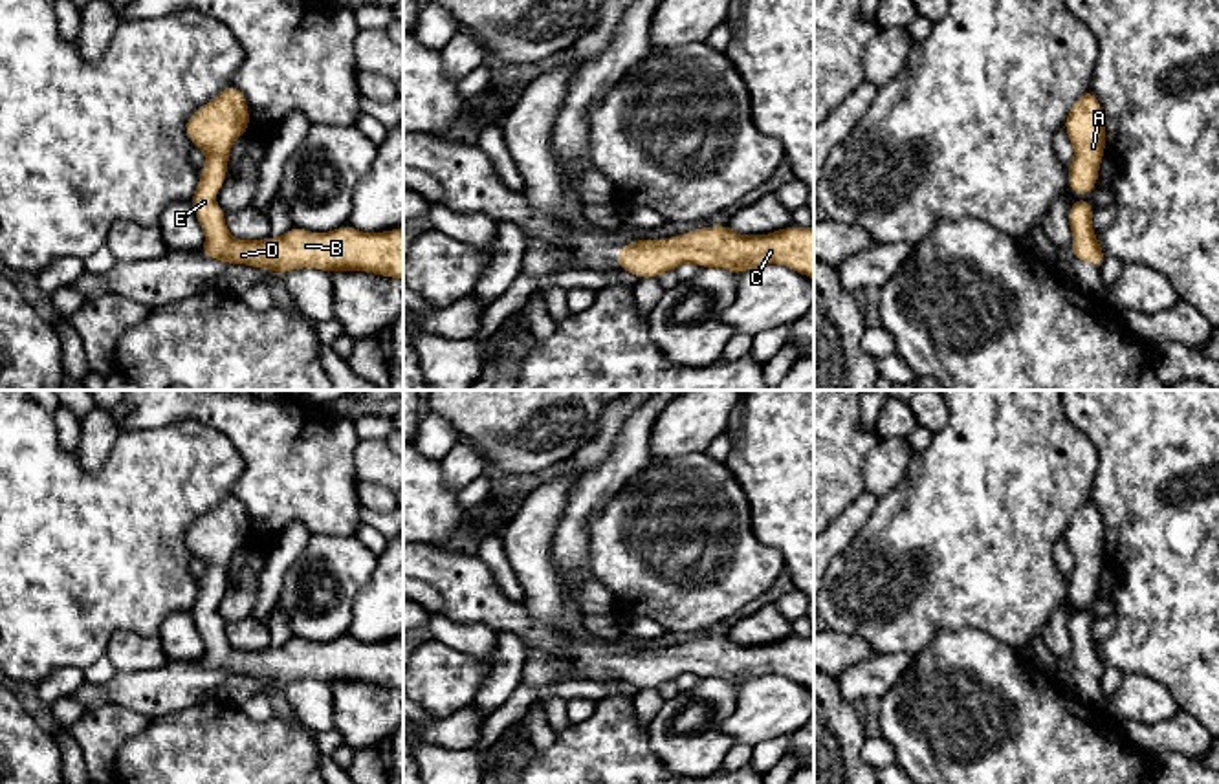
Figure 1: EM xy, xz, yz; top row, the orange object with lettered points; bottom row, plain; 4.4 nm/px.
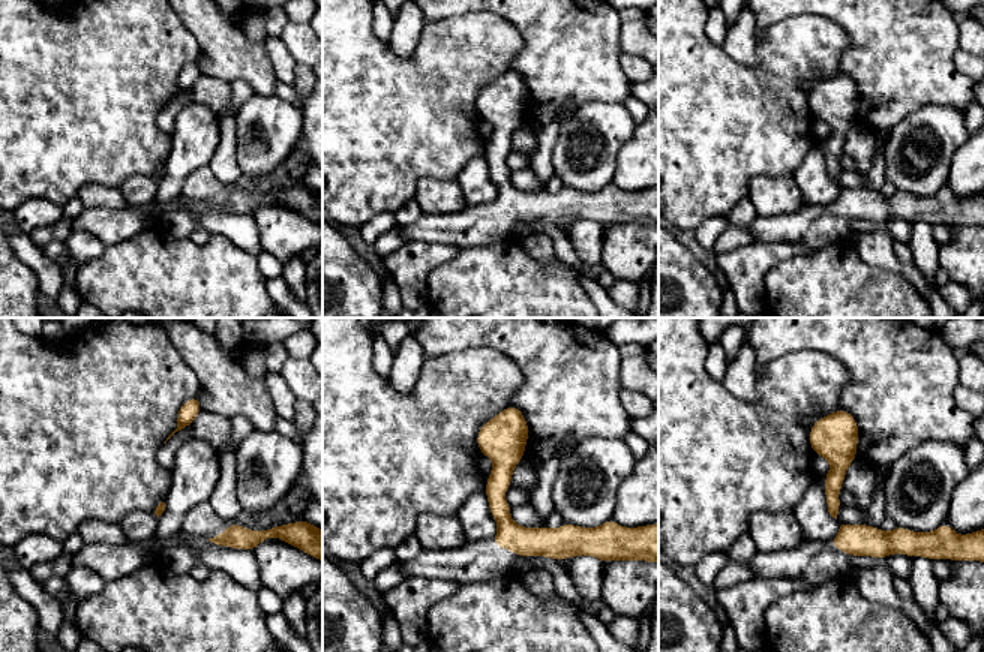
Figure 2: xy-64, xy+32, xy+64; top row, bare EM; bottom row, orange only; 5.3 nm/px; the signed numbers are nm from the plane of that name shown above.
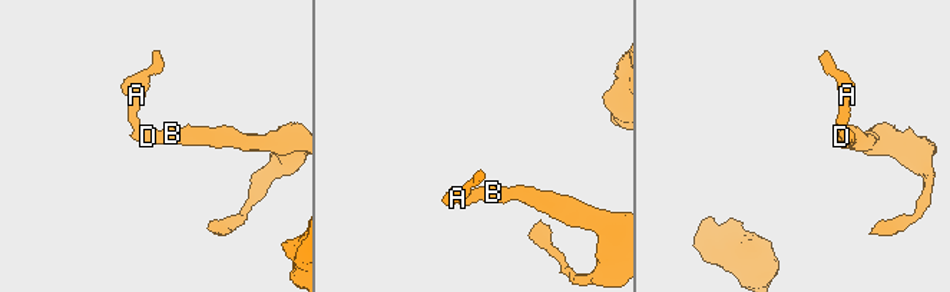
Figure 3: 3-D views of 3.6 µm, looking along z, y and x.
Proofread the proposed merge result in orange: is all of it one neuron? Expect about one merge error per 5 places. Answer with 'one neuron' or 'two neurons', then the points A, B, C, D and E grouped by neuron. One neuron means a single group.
one neuron; groups A B C D E

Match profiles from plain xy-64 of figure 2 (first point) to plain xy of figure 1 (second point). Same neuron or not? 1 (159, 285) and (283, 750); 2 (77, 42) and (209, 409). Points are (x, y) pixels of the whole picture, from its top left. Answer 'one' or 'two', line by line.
1: one
2: two

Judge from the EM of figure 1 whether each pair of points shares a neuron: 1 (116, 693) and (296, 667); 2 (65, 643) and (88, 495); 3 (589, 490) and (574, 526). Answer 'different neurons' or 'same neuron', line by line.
1: same neuron
2: same neuron
3: same neuron

